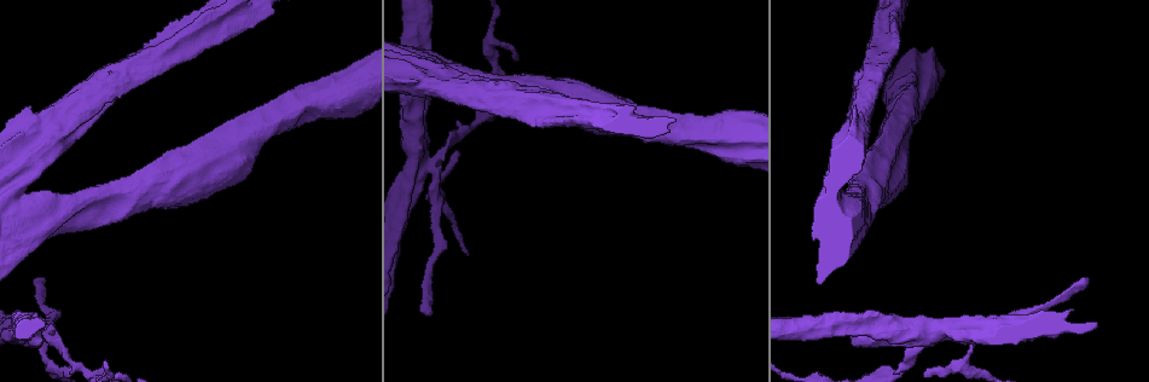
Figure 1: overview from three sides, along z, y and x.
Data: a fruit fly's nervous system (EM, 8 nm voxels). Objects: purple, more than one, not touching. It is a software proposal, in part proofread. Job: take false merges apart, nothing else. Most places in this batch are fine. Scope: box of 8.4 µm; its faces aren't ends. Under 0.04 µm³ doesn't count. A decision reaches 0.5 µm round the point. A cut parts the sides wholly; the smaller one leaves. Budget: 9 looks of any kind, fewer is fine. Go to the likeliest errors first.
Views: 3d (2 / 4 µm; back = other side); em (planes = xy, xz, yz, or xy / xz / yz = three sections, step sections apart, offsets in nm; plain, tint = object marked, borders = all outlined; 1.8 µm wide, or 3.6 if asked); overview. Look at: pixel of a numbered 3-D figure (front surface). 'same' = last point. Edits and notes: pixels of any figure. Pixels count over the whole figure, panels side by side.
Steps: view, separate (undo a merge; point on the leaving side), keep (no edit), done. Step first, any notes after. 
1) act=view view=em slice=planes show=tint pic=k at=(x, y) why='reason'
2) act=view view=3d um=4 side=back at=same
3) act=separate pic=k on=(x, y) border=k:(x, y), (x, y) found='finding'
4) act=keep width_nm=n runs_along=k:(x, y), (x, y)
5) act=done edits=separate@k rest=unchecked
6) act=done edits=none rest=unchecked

act=view view=3d um=4 pic=1 at=(419, 157)

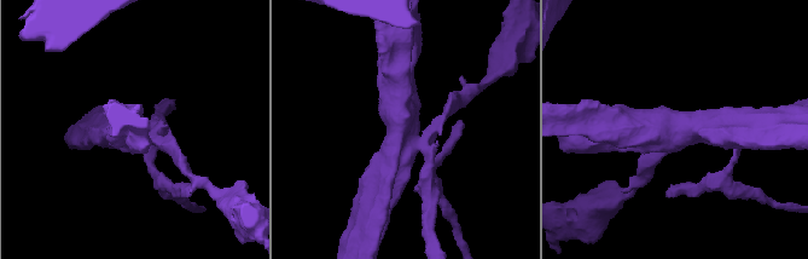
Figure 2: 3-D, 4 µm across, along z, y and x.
act=view view=em um=3.6 slice=planes show=tint pic=2 at=(675, 138)

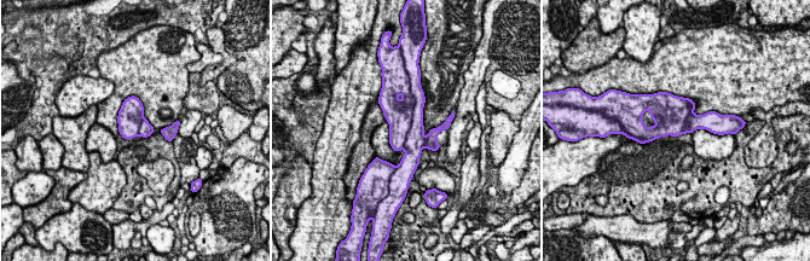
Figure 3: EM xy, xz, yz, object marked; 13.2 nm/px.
act=separate pic=3 on=(430, 141) border=3:(424, 139), (426, 144) found='a second cell is stuck on'

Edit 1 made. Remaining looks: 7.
act=view view=overview

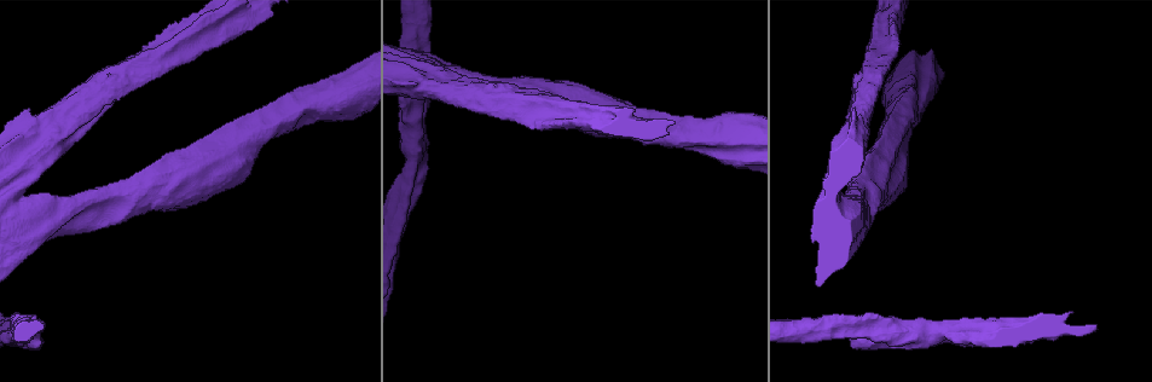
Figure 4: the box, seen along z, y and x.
act=view view=3d um=2 pic=4 at=(161, 57) why='arms part here'

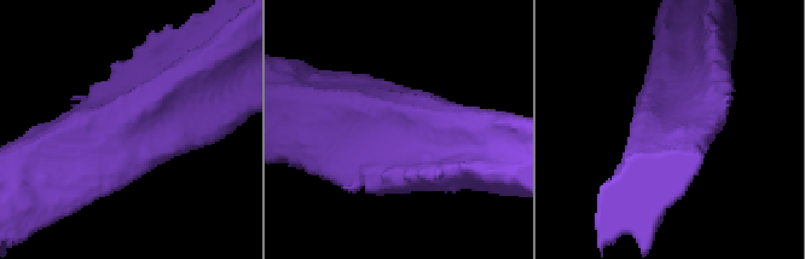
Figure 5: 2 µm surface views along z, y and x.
act=view view=em um=3.6 slice=yz step=8 show=tint pic=5 at=(398, 126) why='shape alone is not enough'

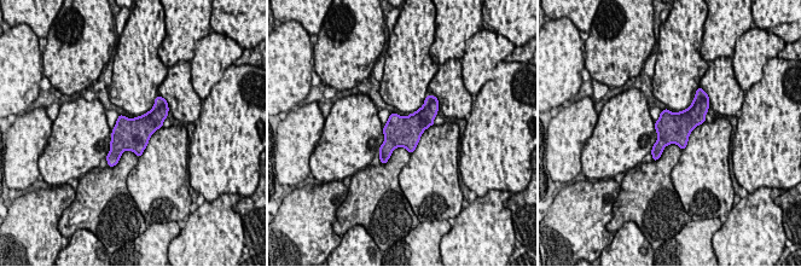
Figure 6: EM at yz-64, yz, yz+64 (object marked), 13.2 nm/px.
act=view view=em um=3.6 slice=planes show=tint at=same why='another direction'

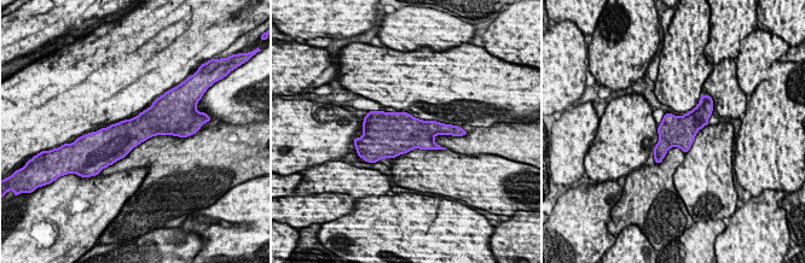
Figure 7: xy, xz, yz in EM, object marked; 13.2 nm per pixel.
act=keep width_nm=400 found='continuous, no second cell'

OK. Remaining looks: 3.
act=view view=3d um=4 pic=4 at=(134, 197) why='thick turns thin'

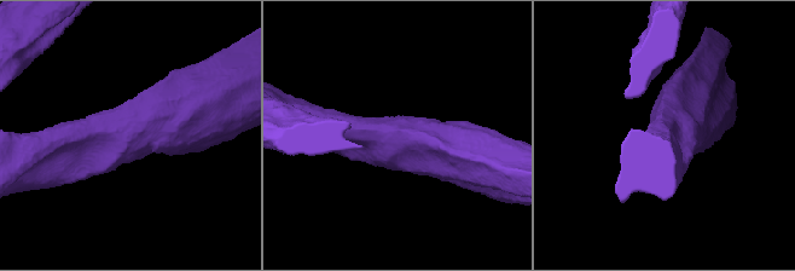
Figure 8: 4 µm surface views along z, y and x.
act=view view=em um=3.6 slice=xy step=16 show=tint pic=8 at=(678, 135)

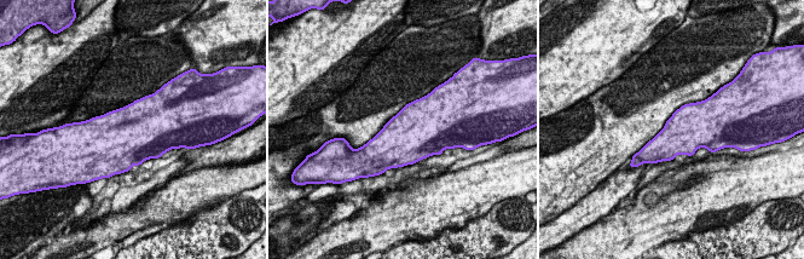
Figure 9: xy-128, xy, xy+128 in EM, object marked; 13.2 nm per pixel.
act=view view=em um=3.6 slice=planes show=tint at=same

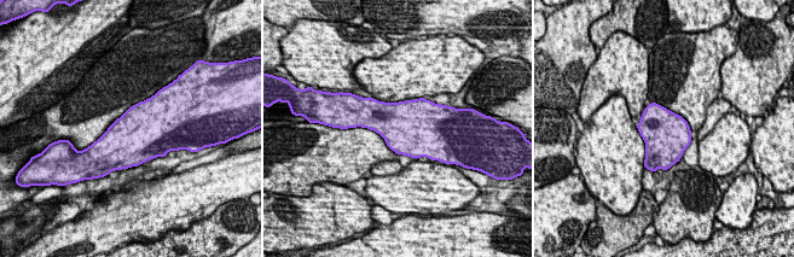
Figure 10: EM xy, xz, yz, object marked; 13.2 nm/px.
act=keep width_nm=600 found='all the same cell'

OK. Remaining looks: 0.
act=done edits=separate@3 rest=unchecked

